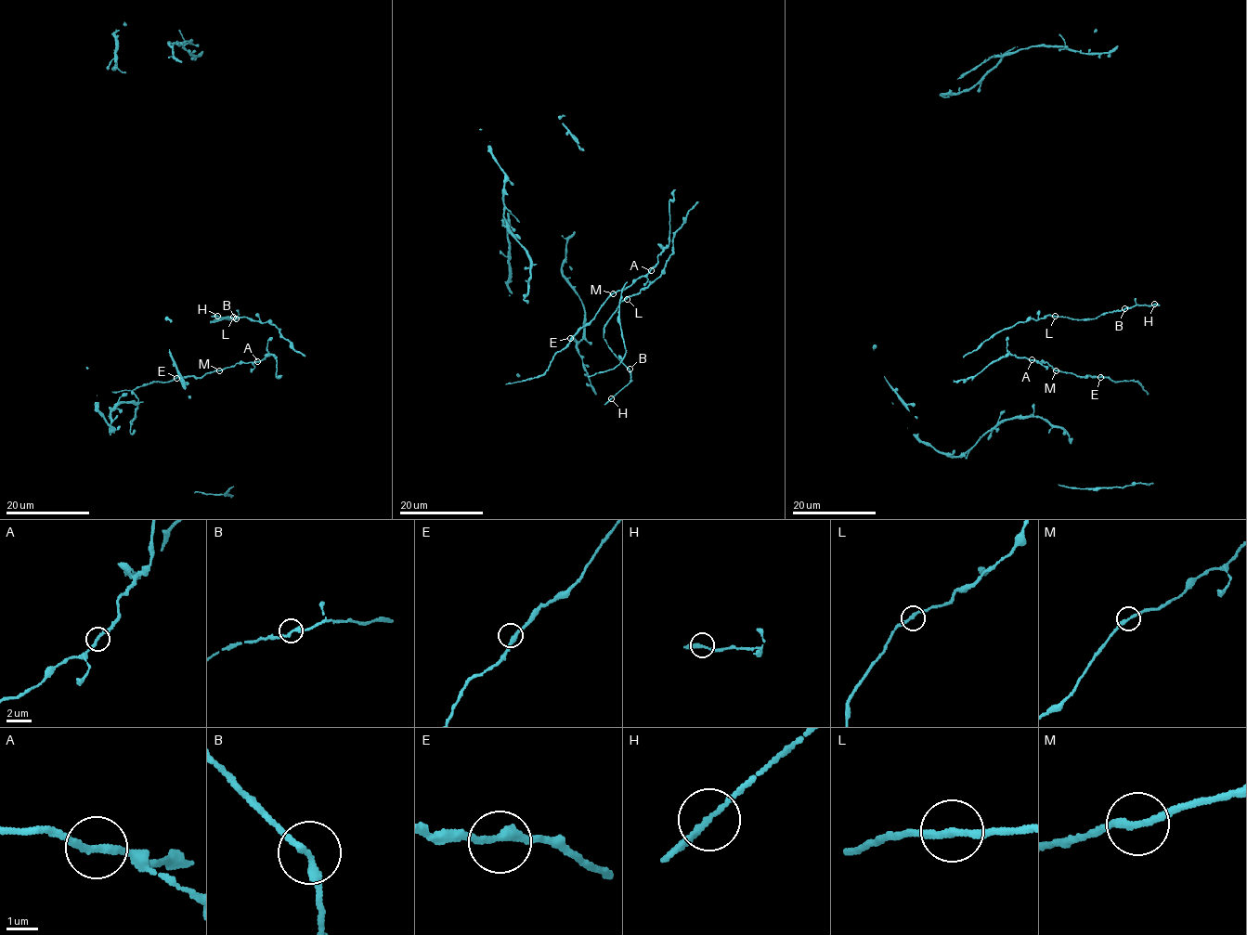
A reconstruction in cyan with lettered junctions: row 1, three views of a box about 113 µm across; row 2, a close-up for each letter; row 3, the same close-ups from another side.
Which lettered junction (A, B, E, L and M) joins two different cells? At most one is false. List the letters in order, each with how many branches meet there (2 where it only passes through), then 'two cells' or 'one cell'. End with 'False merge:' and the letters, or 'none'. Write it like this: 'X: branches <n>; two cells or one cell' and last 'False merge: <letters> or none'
A: branches 2; one cell
B: branches 2; one cell
E: branches 2; one cell
L: branches 2; one cell
M: branches 2; one cell
False merge: none

